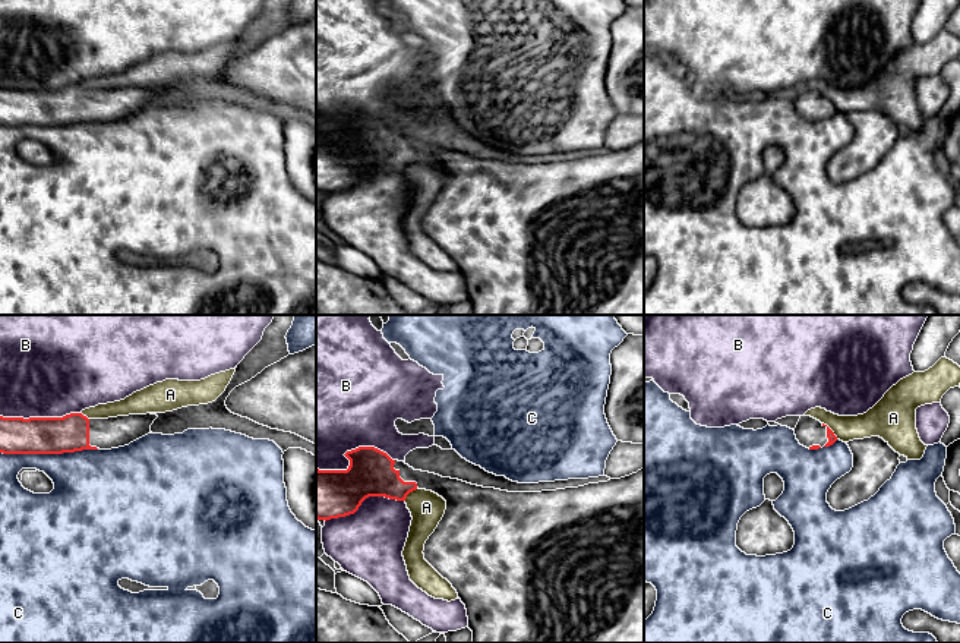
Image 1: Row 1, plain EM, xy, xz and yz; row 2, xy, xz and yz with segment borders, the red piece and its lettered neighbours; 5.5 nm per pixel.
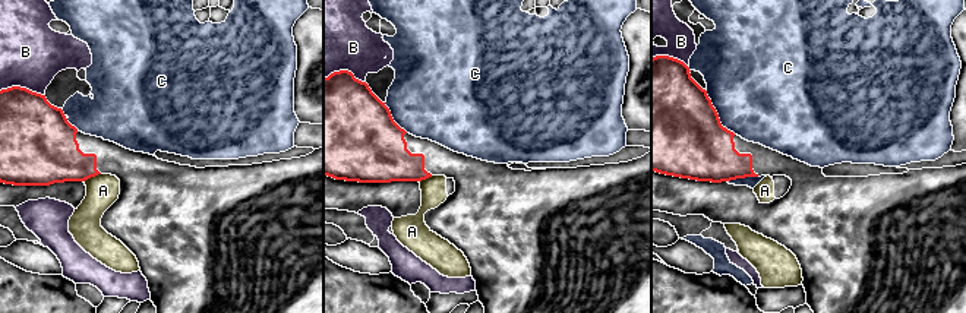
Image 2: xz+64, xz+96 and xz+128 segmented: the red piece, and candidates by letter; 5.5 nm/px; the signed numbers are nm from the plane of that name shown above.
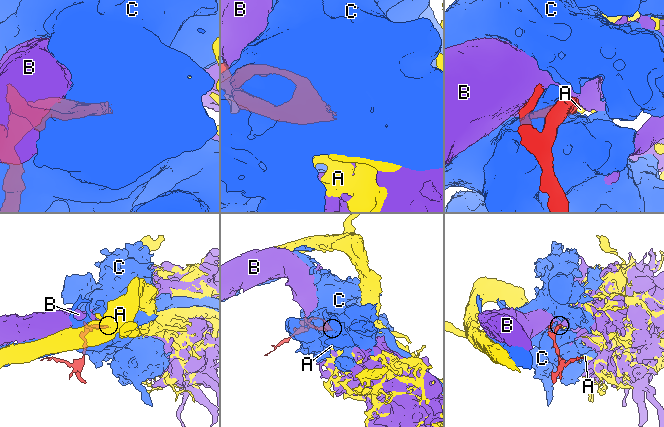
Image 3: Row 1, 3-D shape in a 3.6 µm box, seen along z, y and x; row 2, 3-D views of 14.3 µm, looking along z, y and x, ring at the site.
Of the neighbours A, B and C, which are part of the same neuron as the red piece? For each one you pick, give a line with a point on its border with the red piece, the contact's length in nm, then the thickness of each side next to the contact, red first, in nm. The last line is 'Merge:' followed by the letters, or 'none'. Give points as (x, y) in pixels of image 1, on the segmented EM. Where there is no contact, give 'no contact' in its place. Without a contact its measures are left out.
Merge: none

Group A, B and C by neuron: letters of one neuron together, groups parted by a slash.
A / B / C

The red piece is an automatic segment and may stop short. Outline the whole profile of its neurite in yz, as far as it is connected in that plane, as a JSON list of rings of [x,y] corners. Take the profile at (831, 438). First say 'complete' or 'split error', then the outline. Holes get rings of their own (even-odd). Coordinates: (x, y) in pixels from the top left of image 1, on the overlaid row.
split error | [[[805,415],[800,416],[793,431],[799,444],[809,450],[830,447],[837,441],[837,436],[827,425]]]

